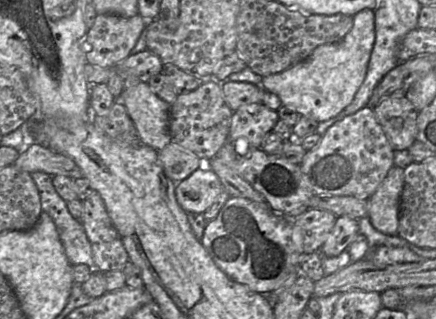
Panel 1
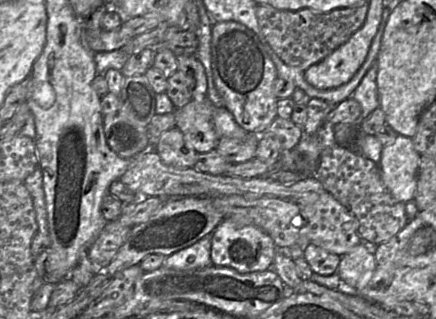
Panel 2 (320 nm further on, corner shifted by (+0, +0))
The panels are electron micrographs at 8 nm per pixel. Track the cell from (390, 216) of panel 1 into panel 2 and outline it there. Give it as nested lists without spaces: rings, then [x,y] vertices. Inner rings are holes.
[[[398,135],[391,144],[383,146],[378,167],[383,184],[399,202],[414,198],[420,154],[415,150],[413,138]]]

